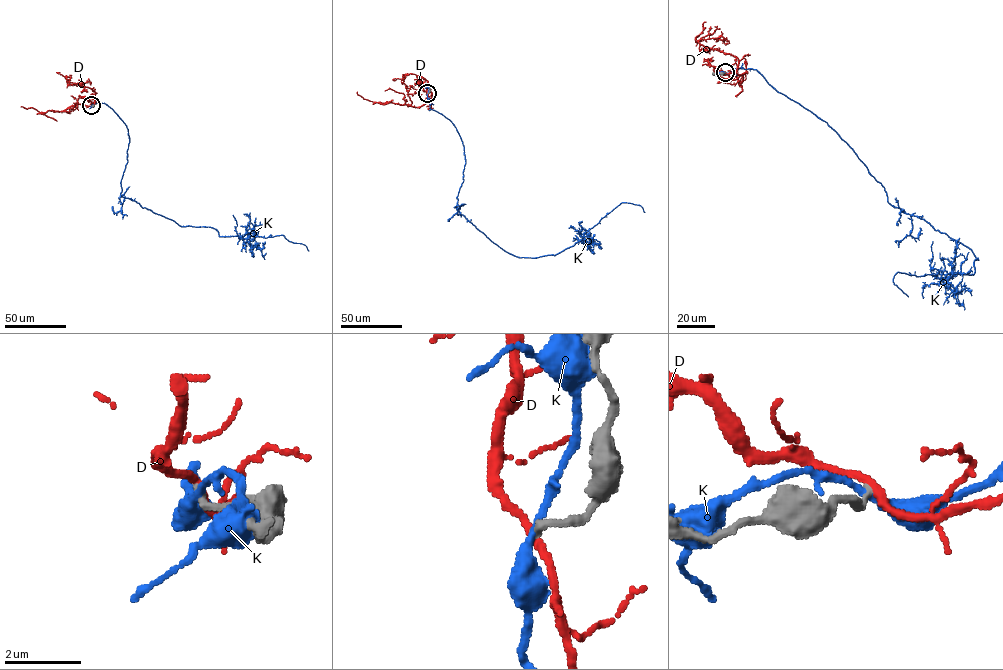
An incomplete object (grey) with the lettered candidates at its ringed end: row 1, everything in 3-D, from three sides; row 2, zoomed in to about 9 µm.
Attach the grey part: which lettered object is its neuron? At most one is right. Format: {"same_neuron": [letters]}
{"same_neuron": []}

